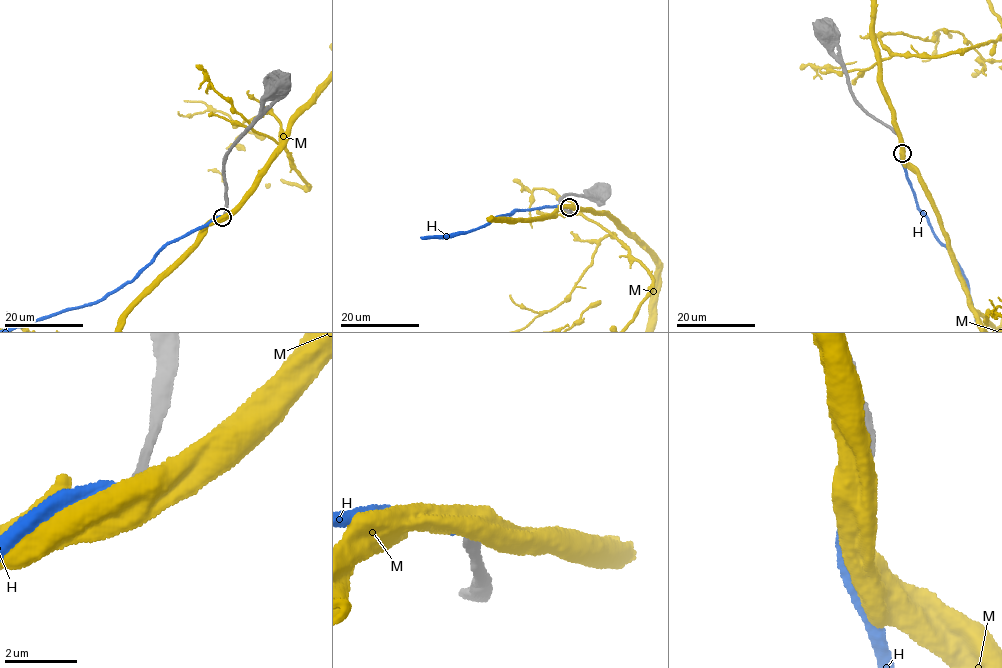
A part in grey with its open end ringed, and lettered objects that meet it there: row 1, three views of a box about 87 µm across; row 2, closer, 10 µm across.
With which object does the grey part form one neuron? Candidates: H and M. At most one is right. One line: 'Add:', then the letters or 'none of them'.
Add: H

